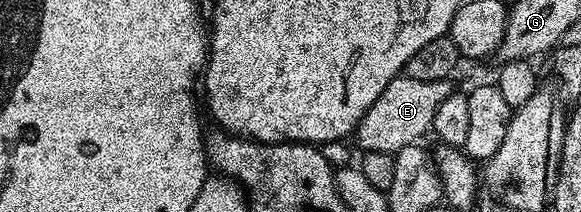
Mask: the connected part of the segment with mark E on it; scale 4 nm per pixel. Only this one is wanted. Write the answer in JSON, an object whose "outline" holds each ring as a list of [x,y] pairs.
{"outline":[[[406,76],[394,78],[377,96],[373,108],[365,112],[359,121],[359,126],[353,135],[354,141],[359,141],[360,151],[385,152],[396,154],[401,148],[414,146],[420,141],[423,133],[428,133],[433,124],[433,116],[437,116],[437,108],[453,93],[450,81],[430,82],[429,80],[413,80]]]}

